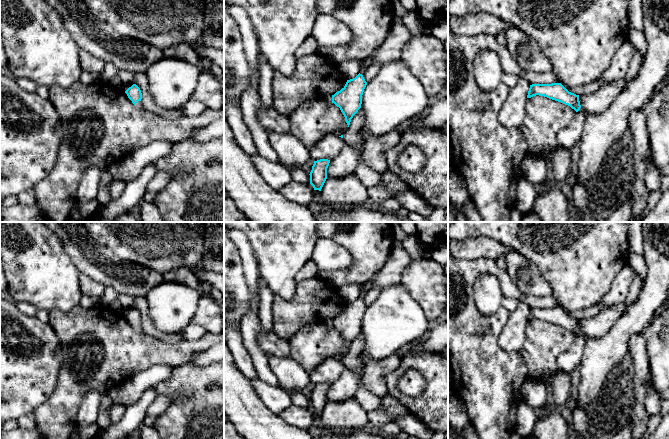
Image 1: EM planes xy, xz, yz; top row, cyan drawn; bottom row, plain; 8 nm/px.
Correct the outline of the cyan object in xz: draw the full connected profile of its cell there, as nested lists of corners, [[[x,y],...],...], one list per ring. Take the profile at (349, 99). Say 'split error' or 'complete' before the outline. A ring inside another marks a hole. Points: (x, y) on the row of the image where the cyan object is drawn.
complete; [[[359,73],[355,78],[347,80],[345,86],[332,95],[332,103],[340,108],[348,127],[353,116],[361,108],[366,85],[363,75]]]

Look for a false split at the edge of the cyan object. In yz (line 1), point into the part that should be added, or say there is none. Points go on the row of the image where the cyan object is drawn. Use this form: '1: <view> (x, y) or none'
1: none

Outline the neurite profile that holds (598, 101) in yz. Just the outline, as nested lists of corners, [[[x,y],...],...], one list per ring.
[[[625,78],[608,82],[597,91],[579,96],[581,114],[595,114],[605,111],[615,98],[626,88]]]

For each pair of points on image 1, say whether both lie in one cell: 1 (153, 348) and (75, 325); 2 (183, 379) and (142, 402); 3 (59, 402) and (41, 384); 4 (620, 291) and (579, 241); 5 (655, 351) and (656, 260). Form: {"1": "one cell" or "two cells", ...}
{"1": "one cell", "2": "two cells", "3": "two cells", "4": "two cells", "5": "two cells"}

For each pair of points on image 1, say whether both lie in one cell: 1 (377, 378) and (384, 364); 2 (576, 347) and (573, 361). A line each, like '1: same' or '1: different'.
1: same
2: same

